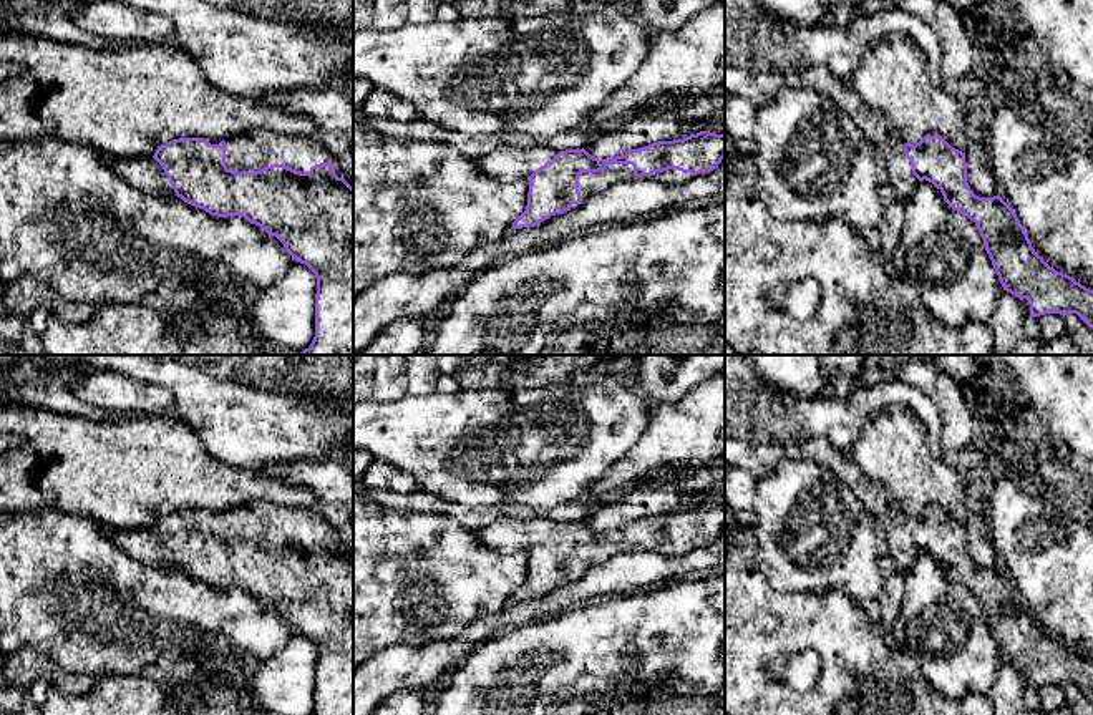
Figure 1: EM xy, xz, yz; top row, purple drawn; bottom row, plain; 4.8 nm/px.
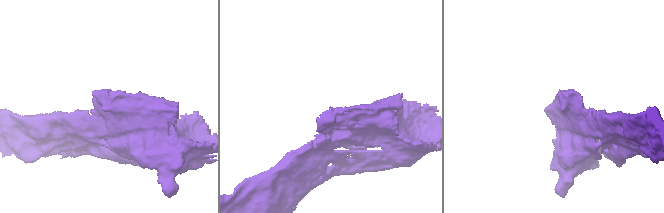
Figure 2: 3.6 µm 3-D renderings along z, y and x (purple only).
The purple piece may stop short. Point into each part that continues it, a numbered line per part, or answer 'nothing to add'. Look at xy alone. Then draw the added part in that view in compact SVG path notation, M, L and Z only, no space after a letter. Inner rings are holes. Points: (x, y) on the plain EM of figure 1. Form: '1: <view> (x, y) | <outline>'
1: xy (246, 523) | M270 503L239 504L226 513L226 537L232 542L259 542L270 536L285 536L307 544L320 534L332 534L332 526L315 511L304 506L285 508ZM209 511L219 516L222 511Z
2: xy (145, 544) | M101 524L113 542L143 564L174 564L163 537L149 528L118 531Z

